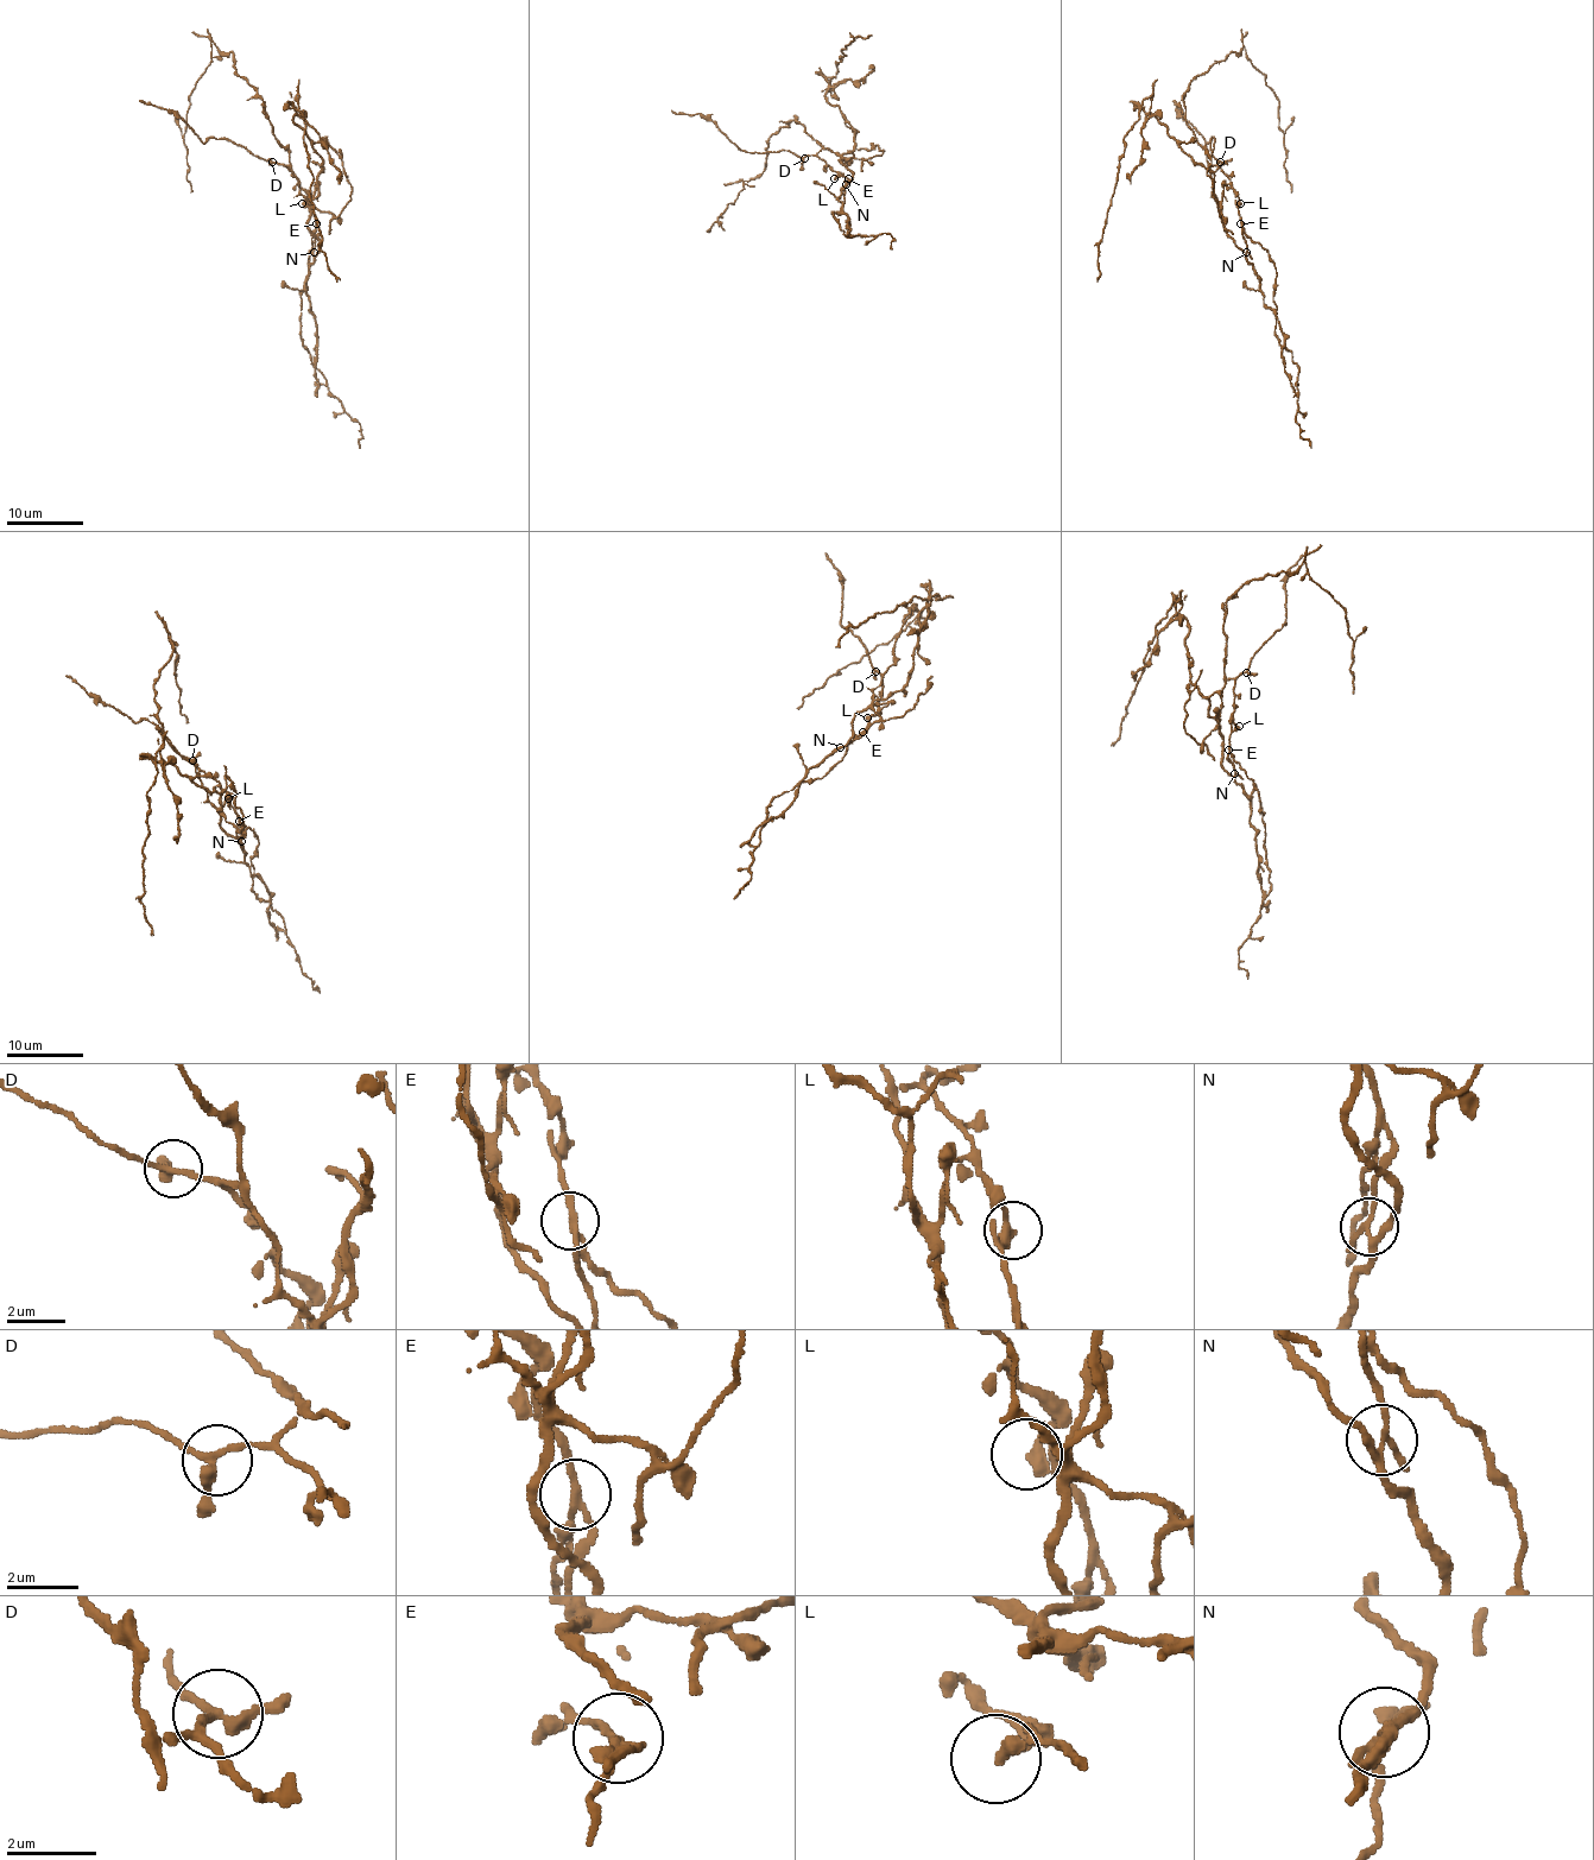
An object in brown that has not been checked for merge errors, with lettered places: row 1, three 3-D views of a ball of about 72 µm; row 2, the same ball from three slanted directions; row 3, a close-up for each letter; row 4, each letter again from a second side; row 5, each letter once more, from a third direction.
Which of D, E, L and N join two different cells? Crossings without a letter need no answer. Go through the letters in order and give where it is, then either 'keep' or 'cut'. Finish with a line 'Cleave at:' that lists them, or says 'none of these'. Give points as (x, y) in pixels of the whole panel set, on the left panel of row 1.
D: (272, 162) | keep
E: (316, 223) | cut
L: (302, 203) | keep
N: (314, 252) | cut
Cleave at: E, N

